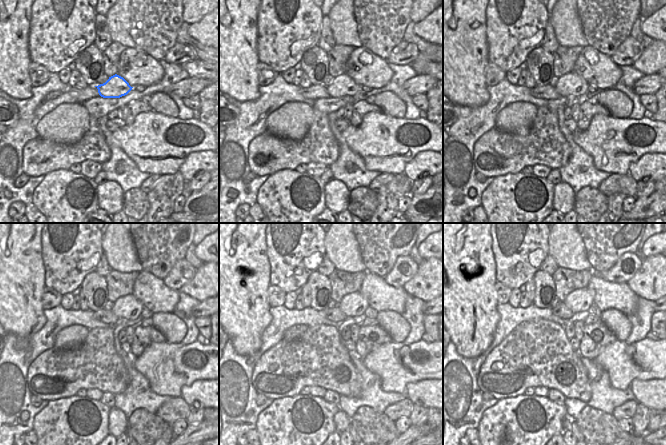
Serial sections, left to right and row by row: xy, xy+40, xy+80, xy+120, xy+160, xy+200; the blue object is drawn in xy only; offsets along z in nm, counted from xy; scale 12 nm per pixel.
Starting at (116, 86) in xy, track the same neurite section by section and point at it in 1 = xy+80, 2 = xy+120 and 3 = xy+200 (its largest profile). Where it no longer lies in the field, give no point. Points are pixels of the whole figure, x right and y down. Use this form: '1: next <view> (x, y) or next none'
1: next xy+80 (572, 85)
2: next xy+120 (128, 307)
3: next xy+200 (580, 300)

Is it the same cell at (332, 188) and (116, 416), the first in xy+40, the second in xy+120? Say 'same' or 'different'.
same

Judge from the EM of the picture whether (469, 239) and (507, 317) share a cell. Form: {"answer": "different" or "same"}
{"answer": "different"}

